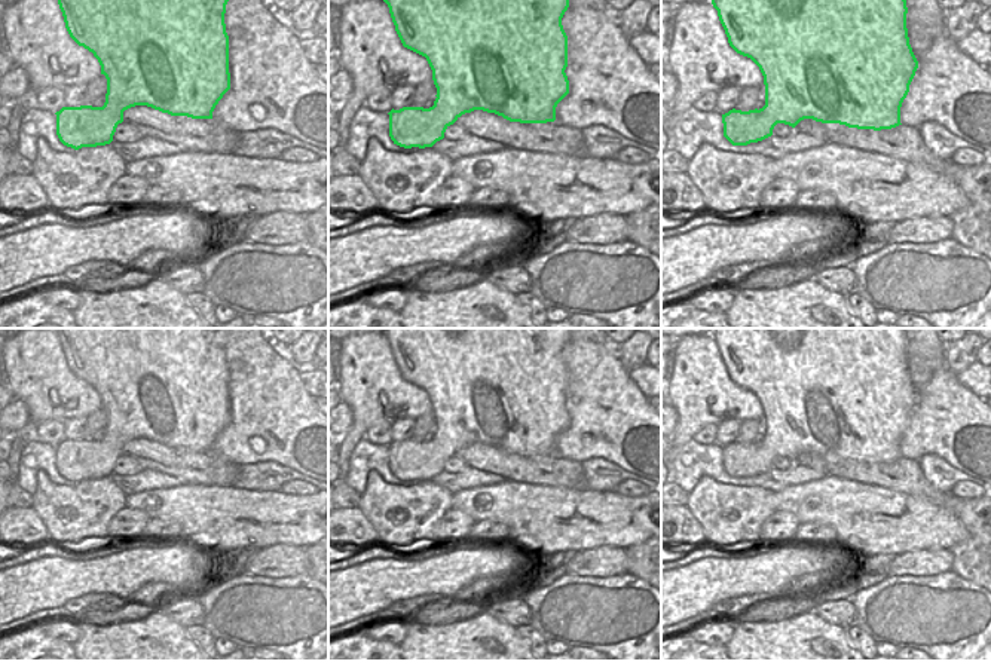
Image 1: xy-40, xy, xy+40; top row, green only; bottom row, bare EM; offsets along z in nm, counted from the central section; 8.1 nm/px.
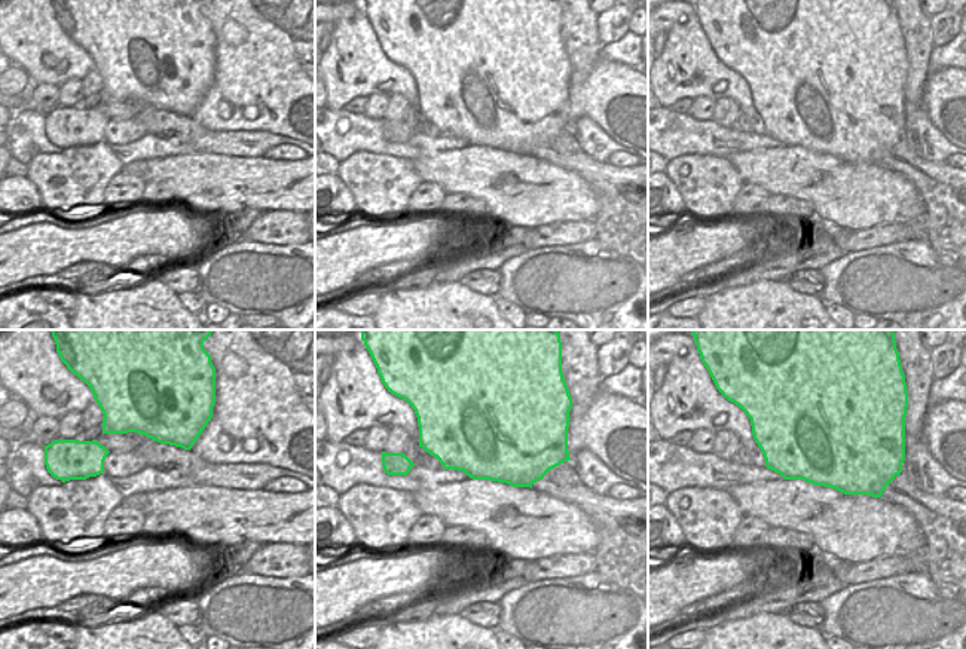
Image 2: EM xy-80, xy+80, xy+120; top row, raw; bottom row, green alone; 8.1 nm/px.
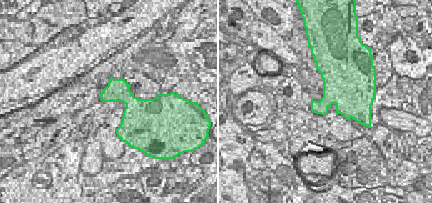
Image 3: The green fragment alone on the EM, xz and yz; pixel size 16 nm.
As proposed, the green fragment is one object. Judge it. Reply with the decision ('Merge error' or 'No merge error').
No merge error

